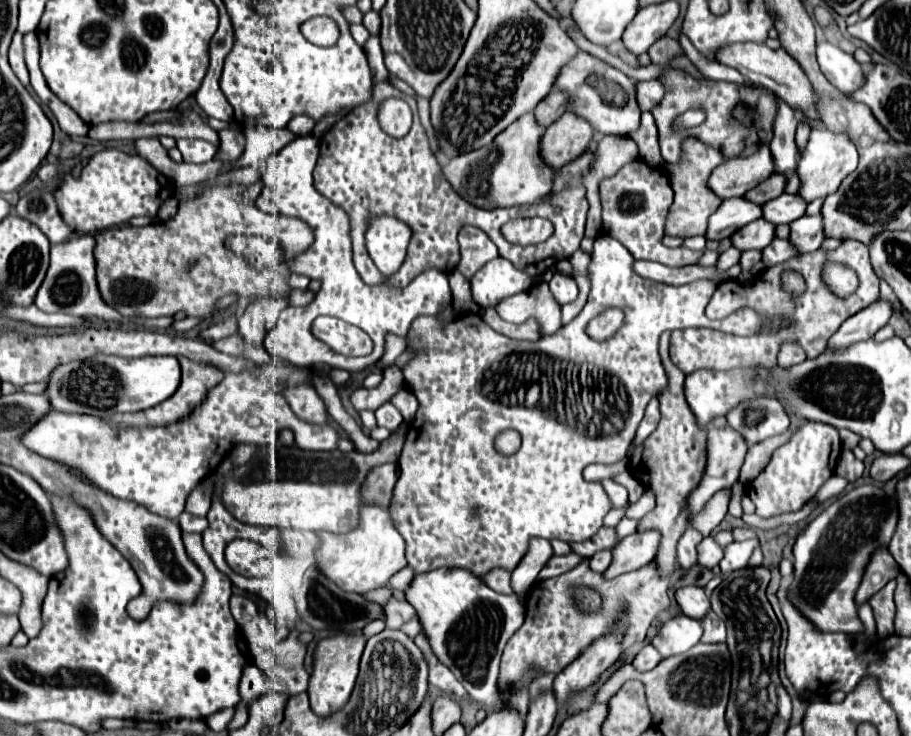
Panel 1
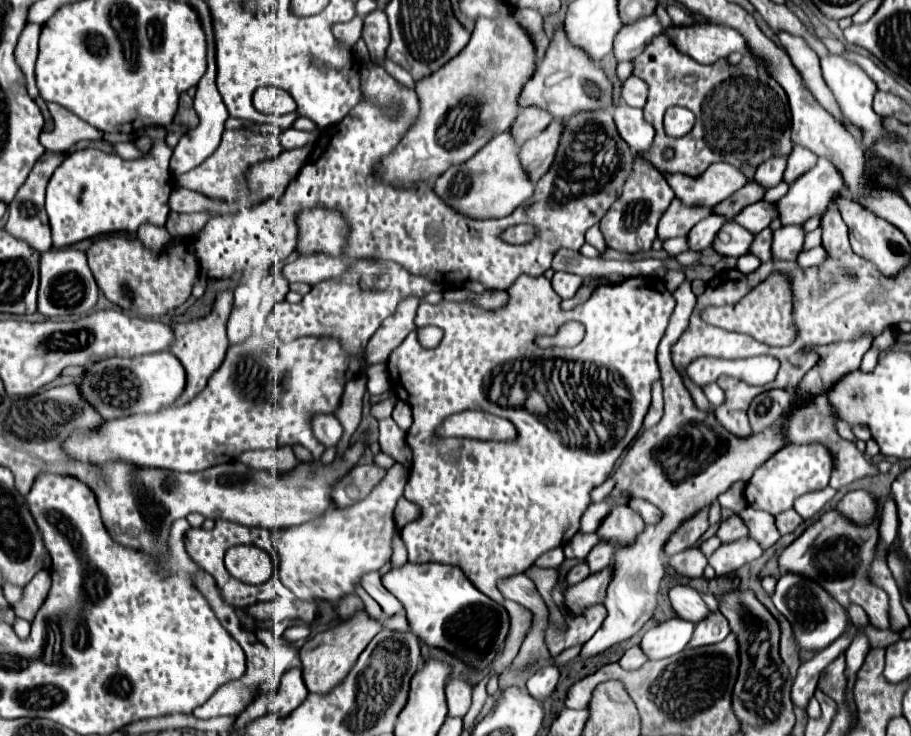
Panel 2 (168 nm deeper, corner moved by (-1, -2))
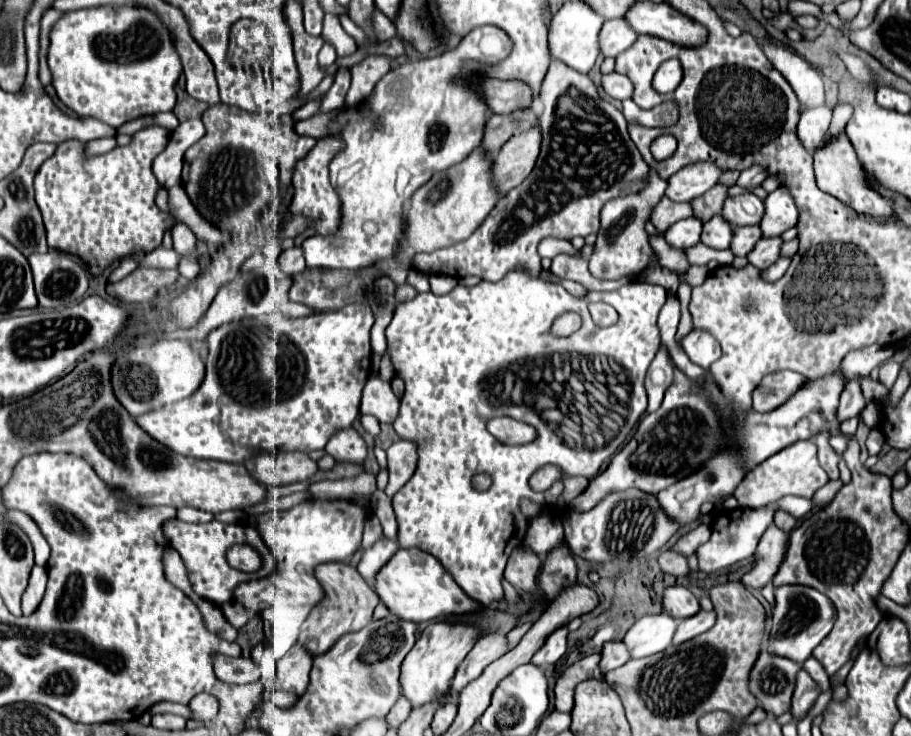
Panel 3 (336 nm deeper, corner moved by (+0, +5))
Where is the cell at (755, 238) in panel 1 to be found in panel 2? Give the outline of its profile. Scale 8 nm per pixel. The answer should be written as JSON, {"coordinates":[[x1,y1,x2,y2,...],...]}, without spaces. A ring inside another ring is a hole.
{"coordinates":[[726,222,720,230,718,236,712,242,712,248,720,254,720,256,744,256,748,254,748,248,752,244,754,234,750,234,748,230,744,230,740,224,736,222]]}

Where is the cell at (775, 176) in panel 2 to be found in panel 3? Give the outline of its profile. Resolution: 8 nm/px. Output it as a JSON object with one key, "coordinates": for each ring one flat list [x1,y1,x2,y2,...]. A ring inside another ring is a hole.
{"coordinates":[[751,165,751,167,747,167,745,171,741,171,741,175,739,175,739,179,737,179,737,185,751,189,751,187,761,185,767,177,769,177,769,173,767,173,765,167,761,167,761,165]]}

